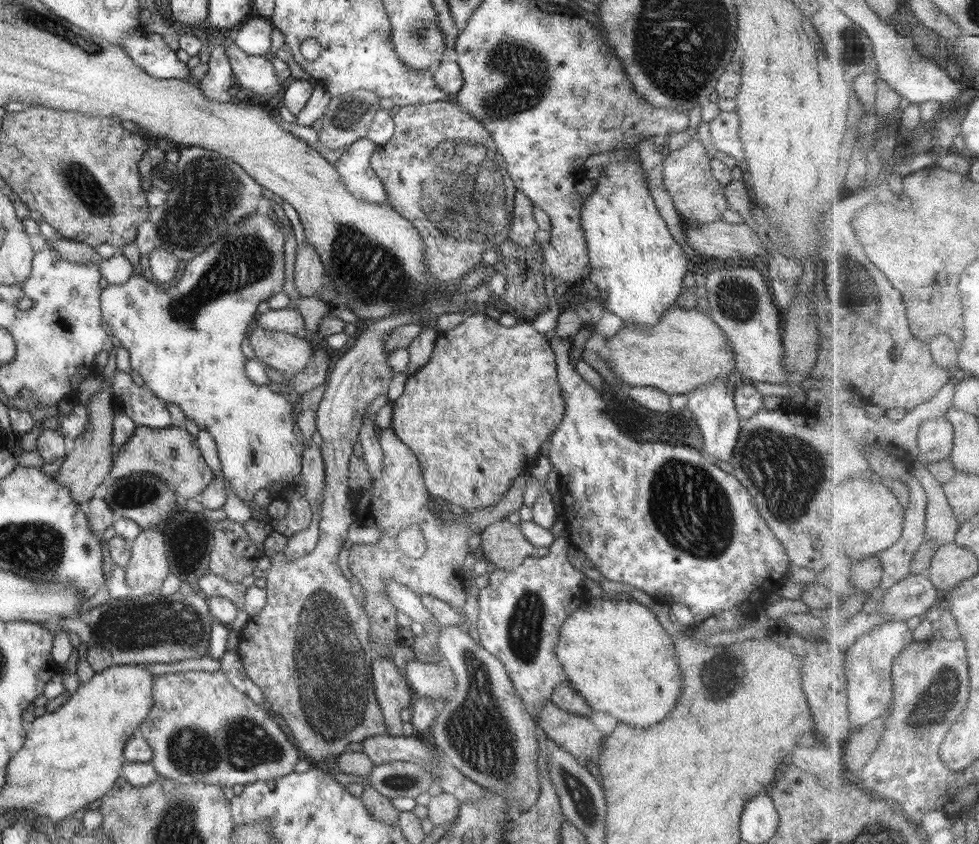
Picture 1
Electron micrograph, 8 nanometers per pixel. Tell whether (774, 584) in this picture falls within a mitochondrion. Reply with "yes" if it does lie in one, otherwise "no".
no

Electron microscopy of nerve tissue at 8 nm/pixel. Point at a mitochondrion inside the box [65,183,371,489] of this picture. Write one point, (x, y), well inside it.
(242, 260)

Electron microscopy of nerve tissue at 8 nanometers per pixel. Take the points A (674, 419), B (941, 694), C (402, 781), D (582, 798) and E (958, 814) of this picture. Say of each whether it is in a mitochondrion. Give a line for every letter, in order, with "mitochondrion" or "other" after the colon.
A: other
B: mitochondrion
C: mitochondrion
D: mitochondrion
E: other

